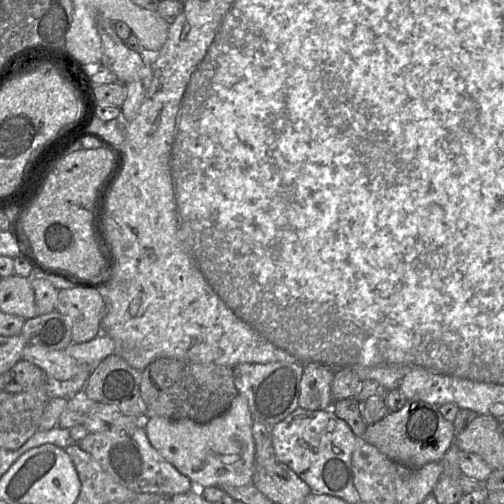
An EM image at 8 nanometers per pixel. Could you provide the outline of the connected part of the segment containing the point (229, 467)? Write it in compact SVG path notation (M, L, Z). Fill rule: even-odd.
M238 394L230 408L206 424L191 420L170 420L164 417L145 418L142 426L152 446L197 488L221 485L252 485L255 470L255 441L252 434L253 417L248 401Z

